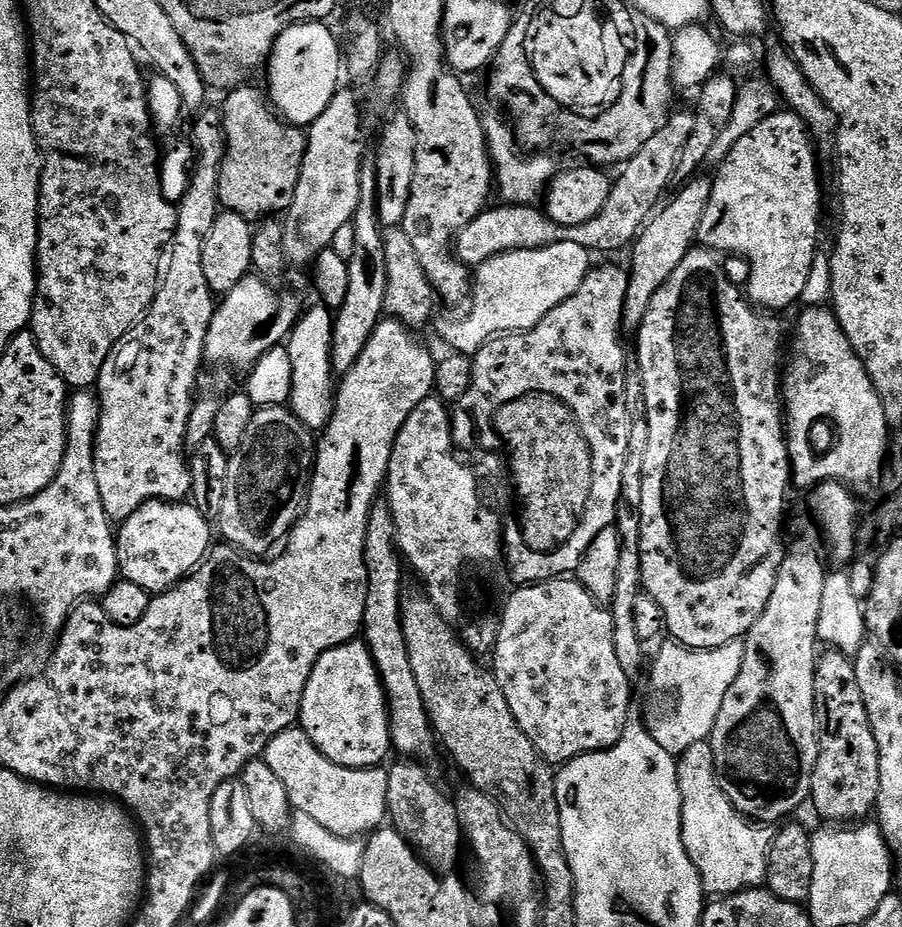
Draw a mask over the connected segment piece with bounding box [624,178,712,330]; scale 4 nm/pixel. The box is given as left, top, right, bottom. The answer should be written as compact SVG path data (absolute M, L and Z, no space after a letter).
M693 178L679 190L681 192L672 201L669 199L645 224L643 232L637 236L636 243L631 249L631 252L633 251L632 268L630 267L628 293L624 303L625 329L636 330L644 323L644 315L650 302L654 302L654 294L658 294L661 286L678 270L678 266L686 258L686 254L693 251L694 245L697 243L695 240L698 240L700 236L700 223L704 217L706 206L710 202L712 180Z

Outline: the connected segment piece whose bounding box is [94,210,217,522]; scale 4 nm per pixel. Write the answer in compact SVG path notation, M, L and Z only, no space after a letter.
M210 210L209 212L200 212L196 217L188 216L185 220L183 217L182 222L177 223L174 239L170 245L170 253L166 260L166 269L163 273L161 284L156 291L156 297L152 299L152 305L149 306L144 317L116 343L116 347L112 349L102 366L100 377L96 379L94 388L100 401L100 417L96 427L96 445L94 446L94 458L96 459L94 462L94 474L98 478L98 494L102 494L102 506L106 510L109 520L113 522L128 520L130 514L134 514L134 510L138 510L138 506L142 506L151 500L180 502L191 493L192 483L188 473L189 461L186 459L184 435L188 429L188 419L192 413L194 403L192 391L195 390L196 379L200 376L200 364L203 365L205 363L204 343L206 342L206 334L208 333L212 316L216 313L217 301L214 299L214 293L212 293L210 286L206 282L206 274L202 274L202 242L208 232L208 227L212 225L215 217L216 212Z

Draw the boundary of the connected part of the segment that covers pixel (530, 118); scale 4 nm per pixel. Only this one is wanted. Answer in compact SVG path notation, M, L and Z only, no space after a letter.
M536 14L529 16L517 15L512 22L510 34L506 34L506 42L502 42L500 53L496 55L494 63L491 65L492 81L489 82L488 88L492 91L492 96L500 104L505 104L514 115L520 119L520 125L515 125L514 131L528 150L552 150L557 144L558 147L564 148L569 144L572 148L580 148L580 152L584 156L588 156L587 163L592 166L605 166L604 164L616 164L622 166L630 158L634 158L634 154L638 154L638 150L642 150L642 146L646 146L646 142L650 142L650 138L654 138L656 131L665 127L669 123L668 111L672 108L672 84L668 79L674 76L674 36L669 29L662 27L657 20L652 20L648 24L648 44L656 44L656 56L652 56L652 64L656 64L656 80L648 83L649 91L647 94L640 93L640 84L636 84L636 80L629 80L632 84L632 104L620 104L620 108L604 108L602 114L598 114L598 122L588 122L588 120L578 120L574 116L564 114L558 106L558 102L554 102L554 98L550 98L546 94L546 90L542 90L542 82L534 82L538 79L538 74L532 74L530 66L526 62L526 38L530 38L534 34L534 26L539 22L541 17Z

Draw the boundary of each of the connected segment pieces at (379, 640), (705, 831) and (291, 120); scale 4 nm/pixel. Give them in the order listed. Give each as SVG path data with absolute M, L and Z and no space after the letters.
M378 500L372 506L367 526L367 546L364 551L367 562L368 590L366 614L362 636L368 651L379 670L384 693L388 700L389 724L393 749L399 755L427 760L438 748L438 737L432 727L422 694L411 669L409 651L406 648L402 611L402 568L397 549L396 528L393 514L387 501Z
M708 740L690 746L690 750L679 753L678 782L682 794L682 842L700 875L705 893L712 896L743 892L746 888L759 888L765 883L768 874L768 851L772 848L773 833L763 832L763 827L749 822L737 812L728 801L716 779L716 763L712 746Z
M309 22L307 24L292 24L277 38L272 46L272 53L266 63L268 72L267 95L270 103L277 113L287 123L293 126L311 126L316 121L318 114L330 106L334 94L338 90L336 84L342 76L342 48L336 45L336 36L328 29L329 25L324 22Z

